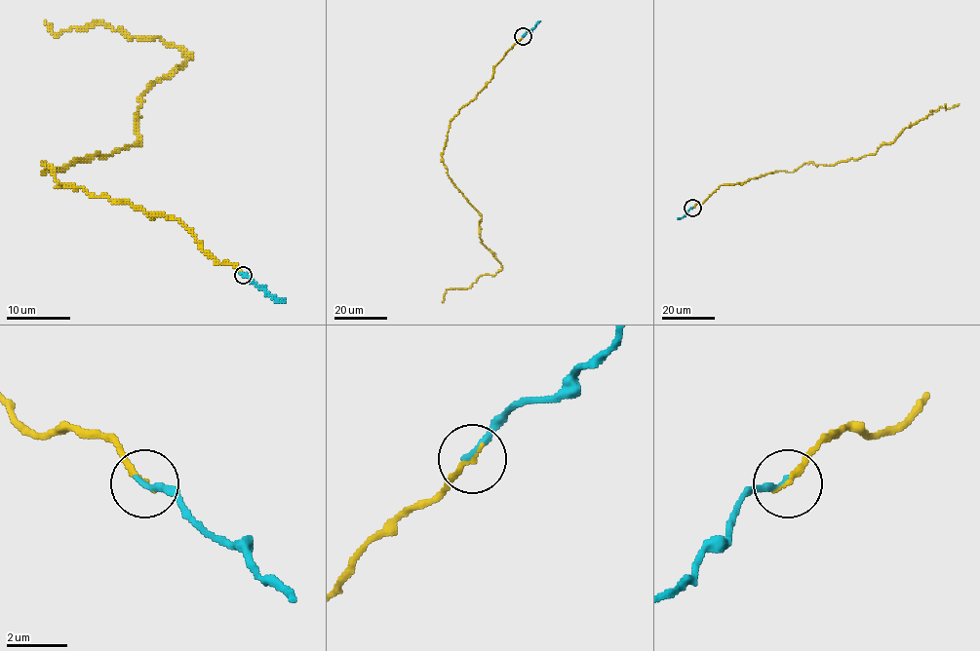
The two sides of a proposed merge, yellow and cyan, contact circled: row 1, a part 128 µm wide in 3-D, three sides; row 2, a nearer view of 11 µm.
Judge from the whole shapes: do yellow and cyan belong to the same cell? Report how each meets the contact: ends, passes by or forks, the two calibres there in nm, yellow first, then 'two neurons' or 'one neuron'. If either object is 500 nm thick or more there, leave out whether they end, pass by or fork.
yellow ends; cyan ends; calibres 170 and 220 nm; one neuron

